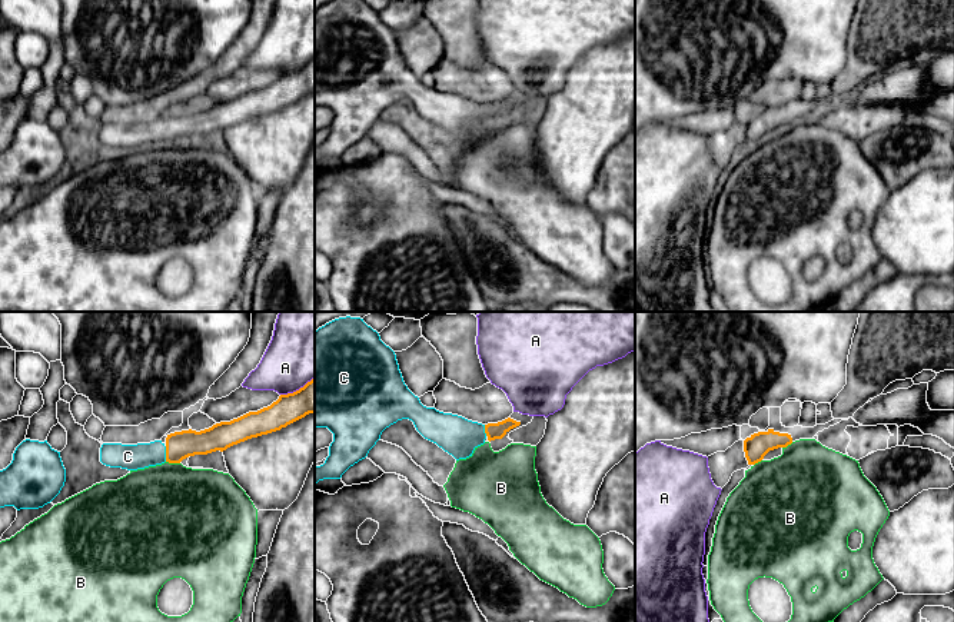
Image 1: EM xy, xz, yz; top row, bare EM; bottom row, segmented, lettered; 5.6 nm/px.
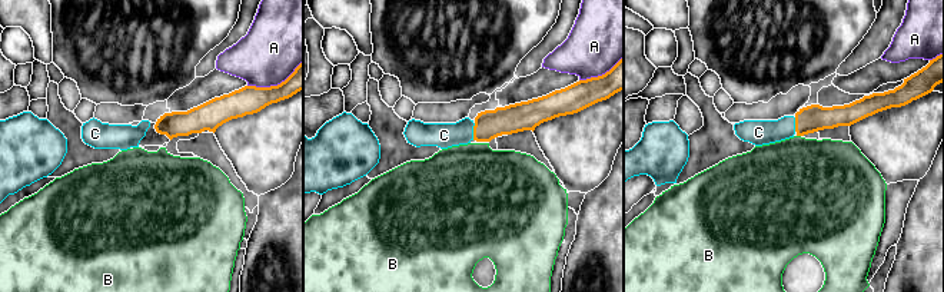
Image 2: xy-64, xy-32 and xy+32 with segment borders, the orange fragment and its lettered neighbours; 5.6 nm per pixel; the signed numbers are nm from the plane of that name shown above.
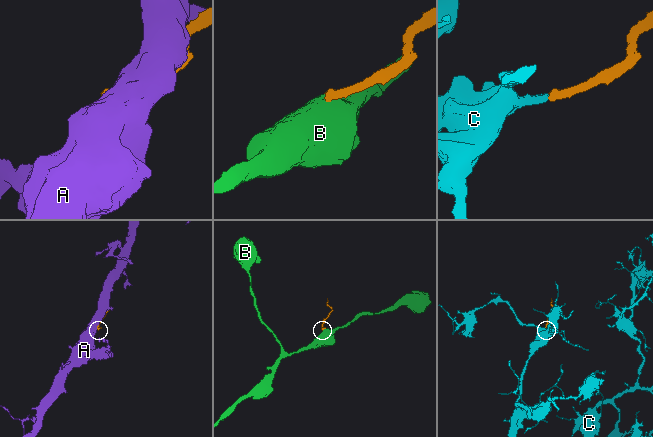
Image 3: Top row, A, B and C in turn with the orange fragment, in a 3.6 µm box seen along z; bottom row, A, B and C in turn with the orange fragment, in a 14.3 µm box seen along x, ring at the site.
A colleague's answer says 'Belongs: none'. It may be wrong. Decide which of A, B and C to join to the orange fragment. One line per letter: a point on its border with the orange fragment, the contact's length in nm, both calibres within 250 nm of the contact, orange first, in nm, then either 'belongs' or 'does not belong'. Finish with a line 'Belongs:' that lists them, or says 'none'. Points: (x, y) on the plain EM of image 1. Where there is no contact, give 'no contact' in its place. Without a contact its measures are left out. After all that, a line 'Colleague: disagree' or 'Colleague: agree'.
A: meets orange in xy at (296, 70); contact 220 nm long; 180 nm thick on the orange side, 340 nm on the other; does not belong
B: meets orange in xy at (173, 142); contact 80 nm long; 160 nm thick on the orange side, 480 nm on the other; does not belong
C: meets orange in xy at (166, 133); contact 90 nm long; 160 nm thick on the orange side, 140 nm on the other; belongs
Belongs: C
Colleague: disagree

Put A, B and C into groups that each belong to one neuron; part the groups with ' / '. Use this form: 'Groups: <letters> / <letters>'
Groups: A / B / C

